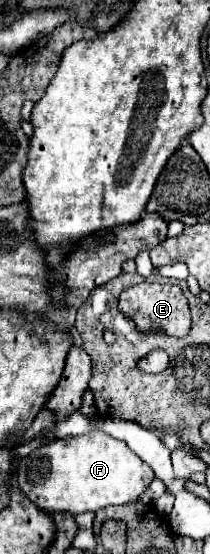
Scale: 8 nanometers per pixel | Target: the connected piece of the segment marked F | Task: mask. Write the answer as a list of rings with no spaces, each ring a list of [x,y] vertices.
[[[101,431],[51,441],[19,461],[19,489],[43,511],[97,511],[109,505],[137,501],[155,479],[153,469],[131,449]]]

